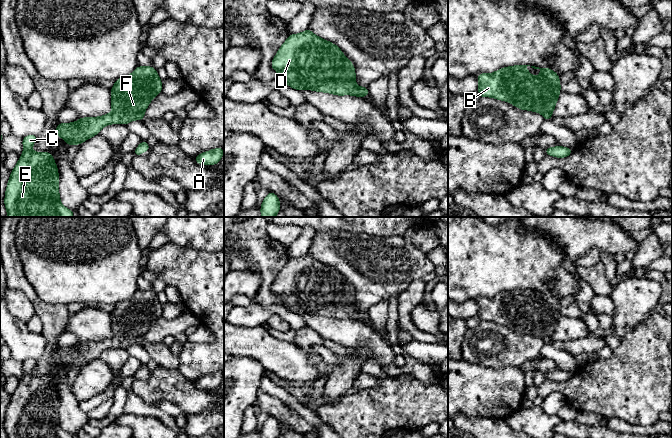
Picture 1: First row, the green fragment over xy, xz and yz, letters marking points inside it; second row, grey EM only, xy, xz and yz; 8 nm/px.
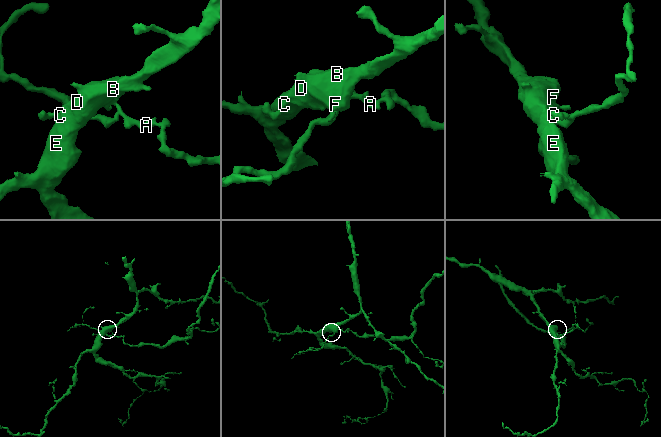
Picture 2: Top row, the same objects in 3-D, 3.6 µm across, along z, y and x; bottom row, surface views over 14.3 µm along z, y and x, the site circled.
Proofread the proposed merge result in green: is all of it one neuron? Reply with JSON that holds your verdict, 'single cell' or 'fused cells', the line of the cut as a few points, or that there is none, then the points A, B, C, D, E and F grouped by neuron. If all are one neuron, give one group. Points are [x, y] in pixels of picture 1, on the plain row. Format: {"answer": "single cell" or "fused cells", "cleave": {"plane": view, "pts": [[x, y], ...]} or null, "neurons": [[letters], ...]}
{"answer": "fused cells", "cleave": {"plane": "xy", "pts": [[143, 336], [125, 339], [119, 346]]}, "neurons": [["A"], ["B", "C", "D", "E", "F"]]}

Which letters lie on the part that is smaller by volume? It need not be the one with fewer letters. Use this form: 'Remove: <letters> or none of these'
Remove: A

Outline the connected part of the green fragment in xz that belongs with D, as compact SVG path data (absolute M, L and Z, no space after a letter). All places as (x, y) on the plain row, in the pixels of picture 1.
M310 253L299 258L289 258L271 285L271 291L289 311L300 315L308 313L343 320L358 319L361 312L366 312L356 309L354 289L341 273L316 260Z

